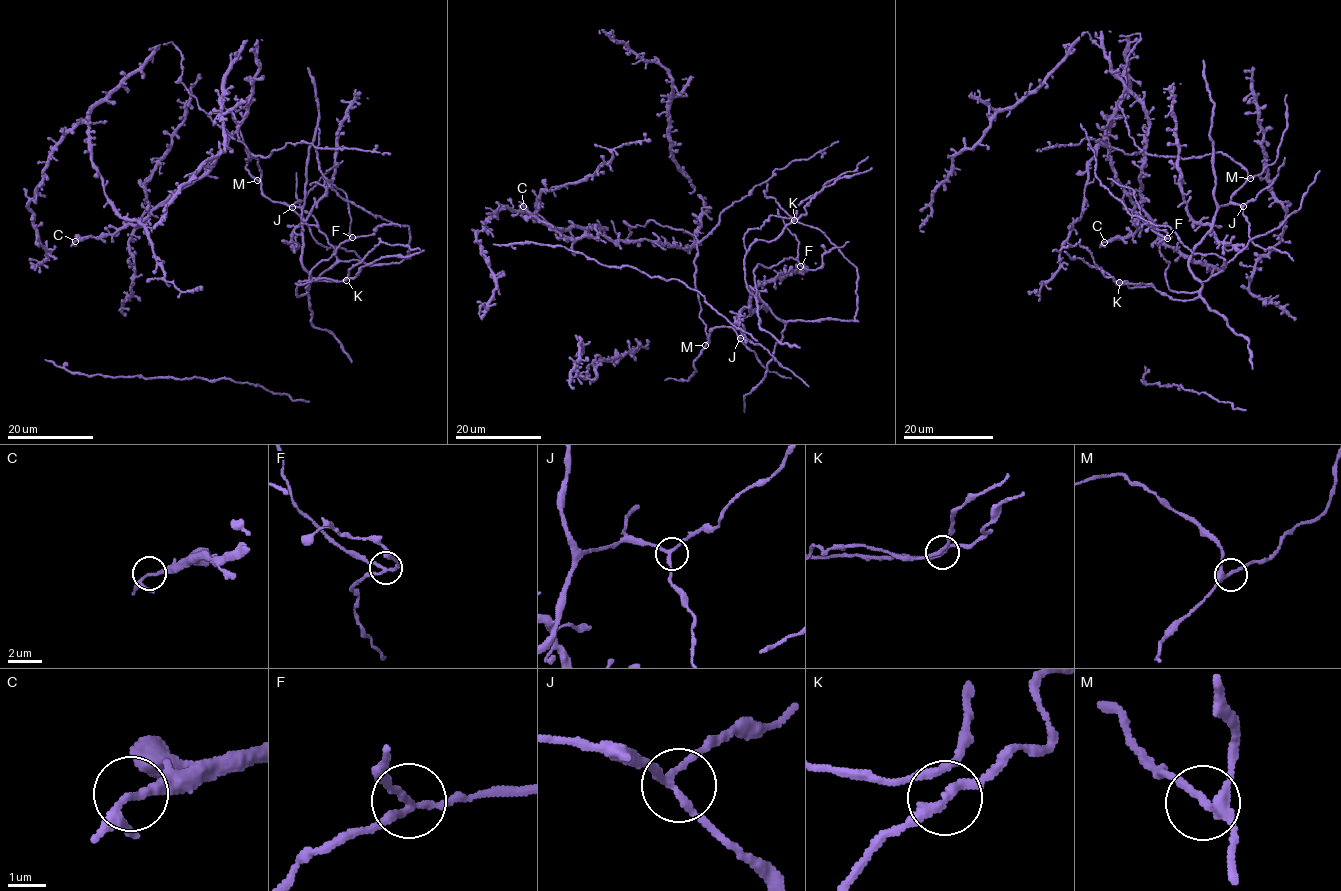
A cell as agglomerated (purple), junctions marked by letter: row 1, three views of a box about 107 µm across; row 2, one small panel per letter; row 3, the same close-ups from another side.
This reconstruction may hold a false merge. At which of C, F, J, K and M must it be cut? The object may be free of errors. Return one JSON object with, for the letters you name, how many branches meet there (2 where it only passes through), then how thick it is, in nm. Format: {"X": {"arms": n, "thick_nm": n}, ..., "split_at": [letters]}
{"F": {"arms": 3, "thick_nm": 160}, "split_at": ["F"]}

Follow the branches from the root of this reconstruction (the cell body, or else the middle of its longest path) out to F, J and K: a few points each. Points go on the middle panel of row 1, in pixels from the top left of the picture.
F: (708, 337), (749, 315), (749, 286), (758, 299), (757, 265), (769, 268), (792, 257), (801, 266)
J: (708, 337), (709, 343), (709, 333), (716, 327), (730, 327), (740, 338)
K: (708, 337), (749, 315), (749, 286), (758, 299), (745, 281), (749, 246), (774, 240), (794, 220)

